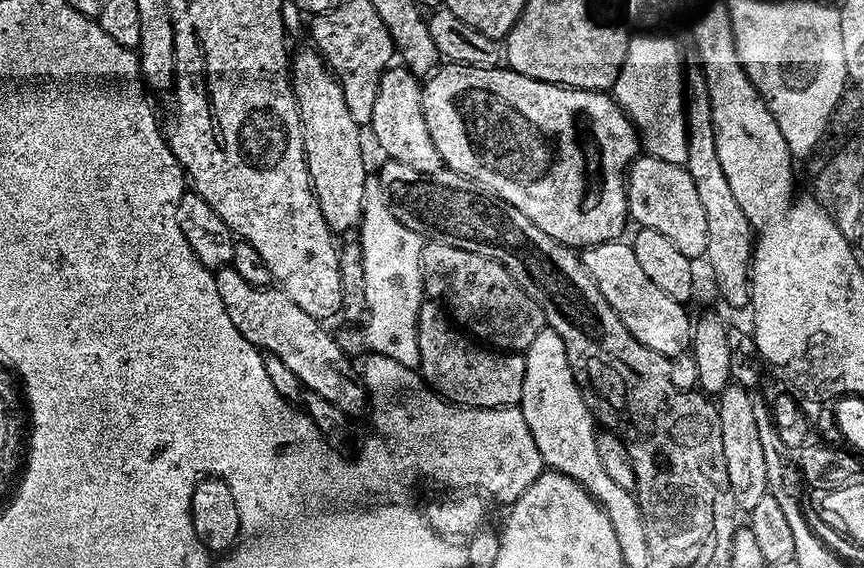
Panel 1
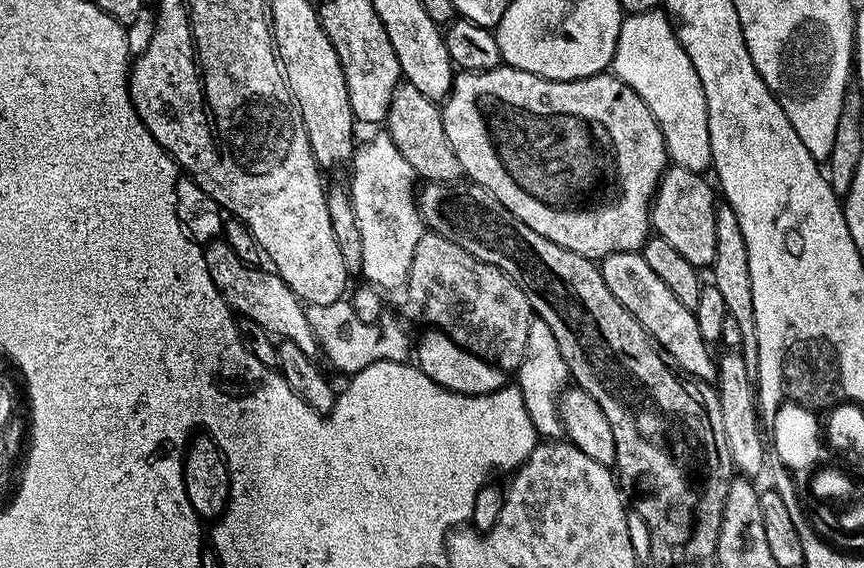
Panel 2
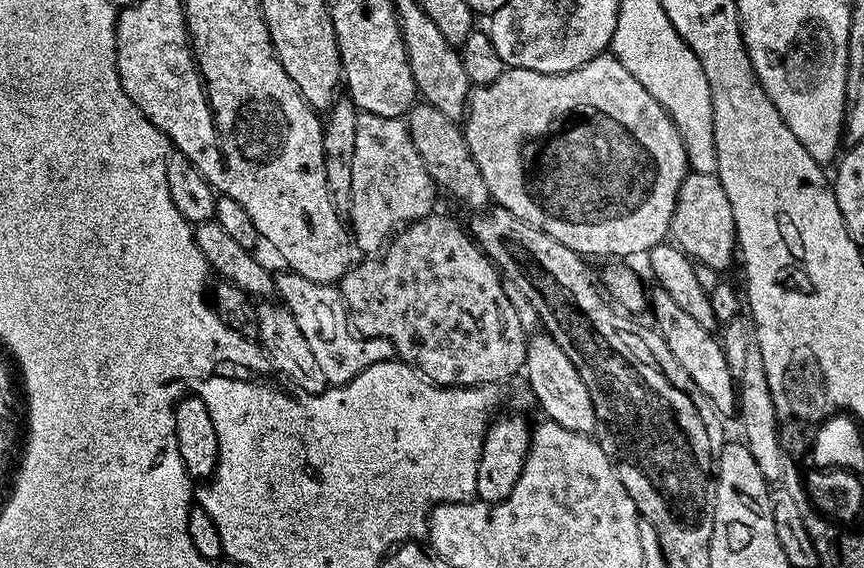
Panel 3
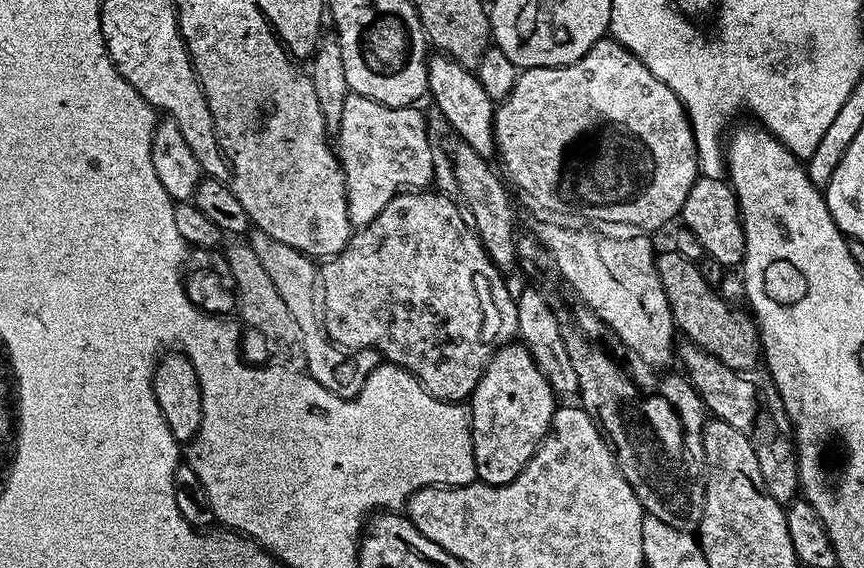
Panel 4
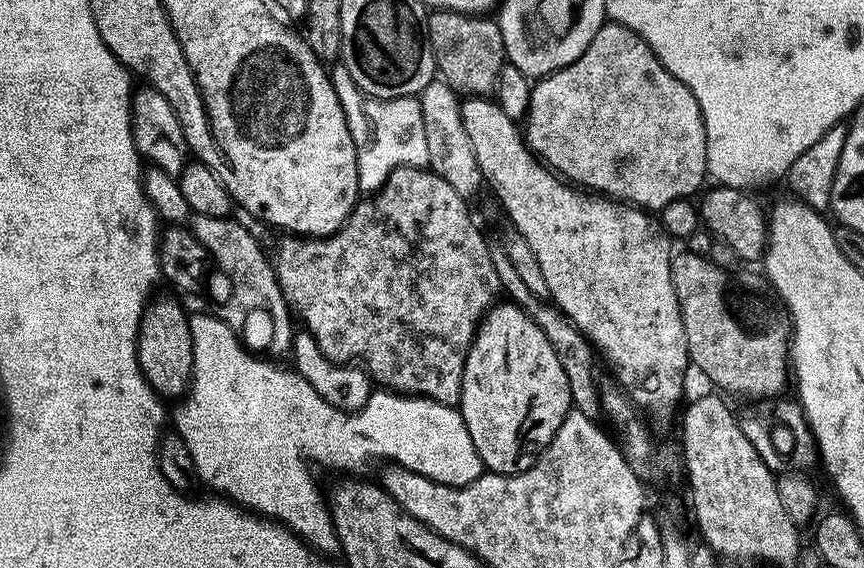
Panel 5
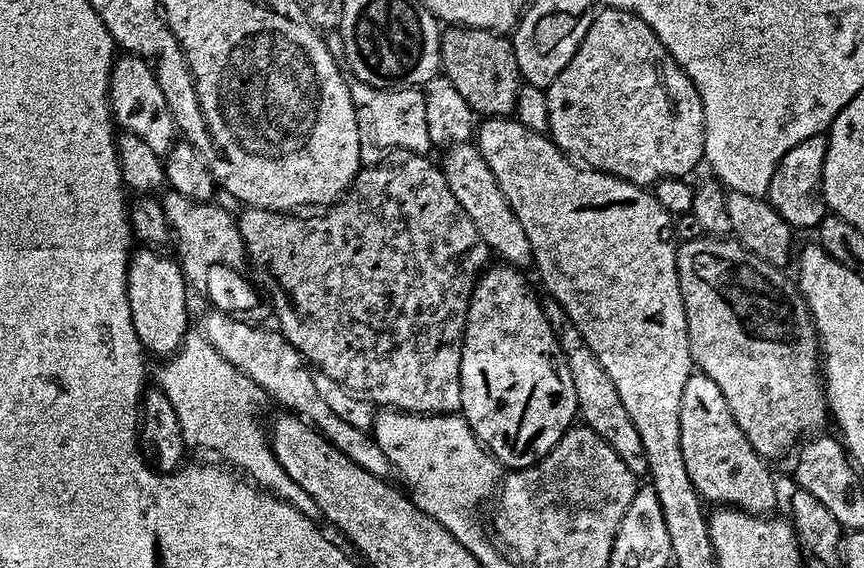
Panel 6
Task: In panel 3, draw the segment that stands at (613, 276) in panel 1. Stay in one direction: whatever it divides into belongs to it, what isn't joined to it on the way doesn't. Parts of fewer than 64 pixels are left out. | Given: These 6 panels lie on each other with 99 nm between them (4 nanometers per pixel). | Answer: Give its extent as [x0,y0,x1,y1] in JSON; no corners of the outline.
[650,287,738,418]

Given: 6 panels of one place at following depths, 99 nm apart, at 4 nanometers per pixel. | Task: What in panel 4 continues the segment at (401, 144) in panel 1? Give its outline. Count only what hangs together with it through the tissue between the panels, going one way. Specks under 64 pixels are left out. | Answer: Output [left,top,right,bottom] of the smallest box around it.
[450,142,518,274]

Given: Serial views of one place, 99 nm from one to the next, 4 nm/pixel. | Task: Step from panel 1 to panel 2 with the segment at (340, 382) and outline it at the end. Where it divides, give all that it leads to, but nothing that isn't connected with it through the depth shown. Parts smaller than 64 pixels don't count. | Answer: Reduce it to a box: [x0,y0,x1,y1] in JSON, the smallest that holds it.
[210,262,318,357]

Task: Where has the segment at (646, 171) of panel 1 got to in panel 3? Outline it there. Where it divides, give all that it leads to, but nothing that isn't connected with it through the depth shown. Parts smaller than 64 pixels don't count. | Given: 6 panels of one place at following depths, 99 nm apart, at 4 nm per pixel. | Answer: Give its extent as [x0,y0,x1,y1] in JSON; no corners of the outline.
[670,171,738,274]

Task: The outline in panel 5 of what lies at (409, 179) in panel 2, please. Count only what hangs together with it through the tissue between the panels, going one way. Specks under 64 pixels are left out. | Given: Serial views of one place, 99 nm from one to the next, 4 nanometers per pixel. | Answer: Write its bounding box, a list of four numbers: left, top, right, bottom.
[332,79,429,193]

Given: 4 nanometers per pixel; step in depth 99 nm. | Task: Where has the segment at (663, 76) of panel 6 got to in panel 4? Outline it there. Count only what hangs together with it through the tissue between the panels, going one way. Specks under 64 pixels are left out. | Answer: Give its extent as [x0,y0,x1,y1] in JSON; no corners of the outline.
[494,38,700,234]

